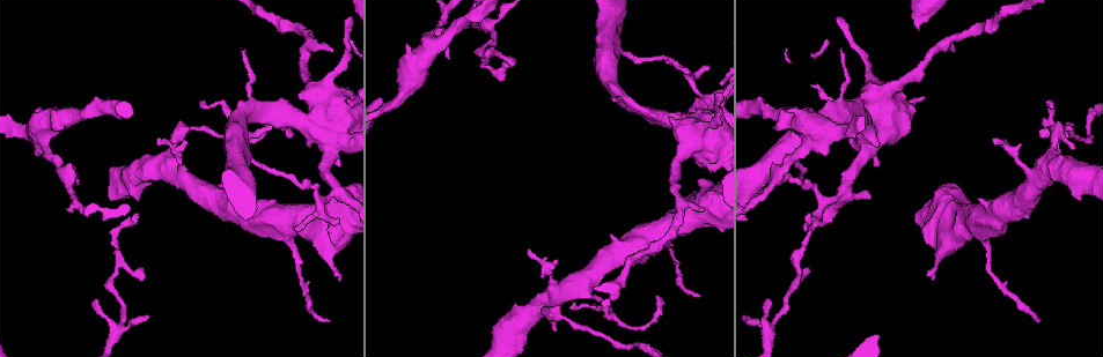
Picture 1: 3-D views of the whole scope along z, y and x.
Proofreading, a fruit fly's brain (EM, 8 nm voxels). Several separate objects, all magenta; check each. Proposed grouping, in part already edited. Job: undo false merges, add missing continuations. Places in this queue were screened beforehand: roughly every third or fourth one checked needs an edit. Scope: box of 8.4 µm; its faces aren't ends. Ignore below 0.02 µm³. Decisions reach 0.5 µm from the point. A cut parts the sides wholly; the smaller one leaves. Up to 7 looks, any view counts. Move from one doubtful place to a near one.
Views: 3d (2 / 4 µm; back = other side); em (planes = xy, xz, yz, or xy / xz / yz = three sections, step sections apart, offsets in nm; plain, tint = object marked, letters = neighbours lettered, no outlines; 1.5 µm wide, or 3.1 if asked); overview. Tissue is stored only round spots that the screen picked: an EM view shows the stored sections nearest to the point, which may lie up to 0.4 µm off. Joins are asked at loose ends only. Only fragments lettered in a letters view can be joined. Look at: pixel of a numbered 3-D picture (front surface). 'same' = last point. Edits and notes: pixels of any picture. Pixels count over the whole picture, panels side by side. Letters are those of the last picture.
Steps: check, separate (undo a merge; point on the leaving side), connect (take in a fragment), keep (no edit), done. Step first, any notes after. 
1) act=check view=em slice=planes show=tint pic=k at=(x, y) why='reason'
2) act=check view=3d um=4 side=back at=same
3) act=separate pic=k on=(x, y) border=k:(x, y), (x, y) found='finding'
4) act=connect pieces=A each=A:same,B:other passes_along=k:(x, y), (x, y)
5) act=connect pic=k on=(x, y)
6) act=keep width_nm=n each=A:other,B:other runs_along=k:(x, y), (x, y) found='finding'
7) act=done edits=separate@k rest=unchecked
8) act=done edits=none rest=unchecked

act=check view=em slice=yz step=8 show=tint pic=1 at=(697, 297) why='tapers out'

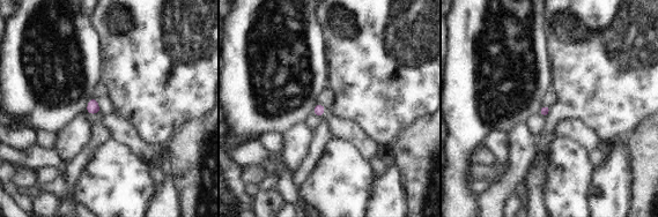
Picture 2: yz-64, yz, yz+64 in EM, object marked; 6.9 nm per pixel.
act=check view=em slice=planes show=tint at=same why='another direction'

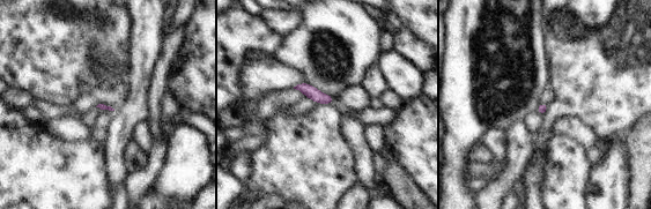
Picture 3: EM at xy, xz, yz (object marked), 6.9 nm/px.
act=check view=em slice=planes show=letters at=same

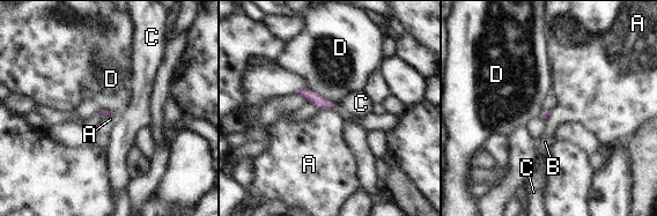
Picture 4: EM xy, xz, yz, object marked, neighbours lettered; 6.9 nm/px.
act=keep longest_contact=D:240nm each=A:other,B:other,C:other,D:other border=4:(323, 109), (334, 110) found='none of them fits'

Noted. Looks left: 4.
act=check view=3d um=2 pic=1 at=(703, 208) why='tapers out'

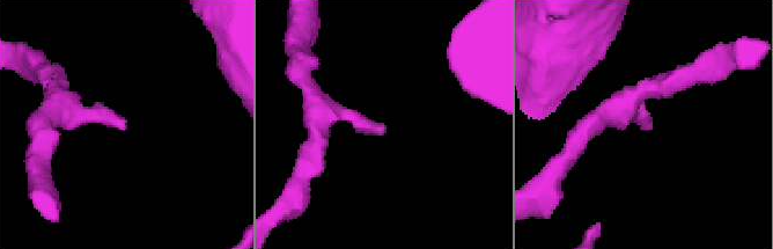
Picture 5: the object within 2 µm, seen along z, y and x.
act=check view=em slice=xy step=8 show=letters pic=5 at=(651, 127) why='shape alone is not enough'

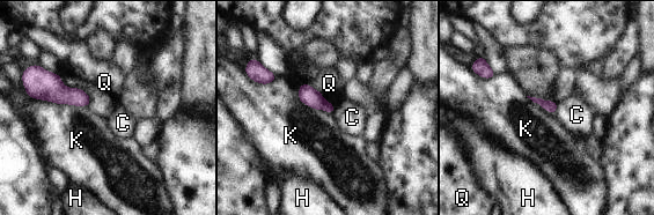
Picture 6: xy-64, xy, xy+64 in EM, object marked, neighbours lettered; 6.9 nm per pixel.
act=keep each=C:other,H:other,K:other,Q:other border=6:(30, 96), (60, 104), (88, 106) found='no lettered fragment goes on from it'

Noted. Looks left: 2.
act=check view=3d um=4 pic=1 at=(617, 97) why='branch stops here'

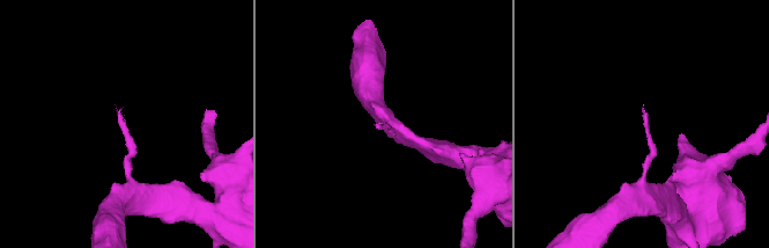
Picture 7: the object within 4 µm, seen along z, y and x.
act=check view=em slice=planes show=letters pic=7 at=(642, 108) why='now the EM'

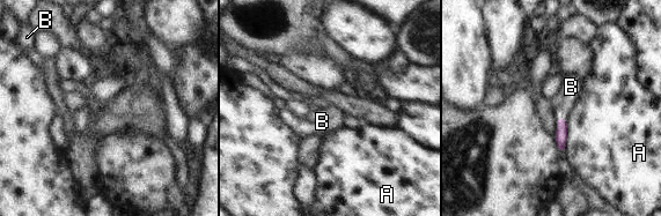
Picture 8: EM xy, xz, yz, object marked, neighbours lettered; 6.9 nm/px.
act=connect pieces=B each=A:other,B:same passes_along=8:(560, 135), (562, 118), (571, 87) found='the neuron continues'

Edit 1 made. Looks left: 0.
act=done edits=connect@8 rest=unchecked

